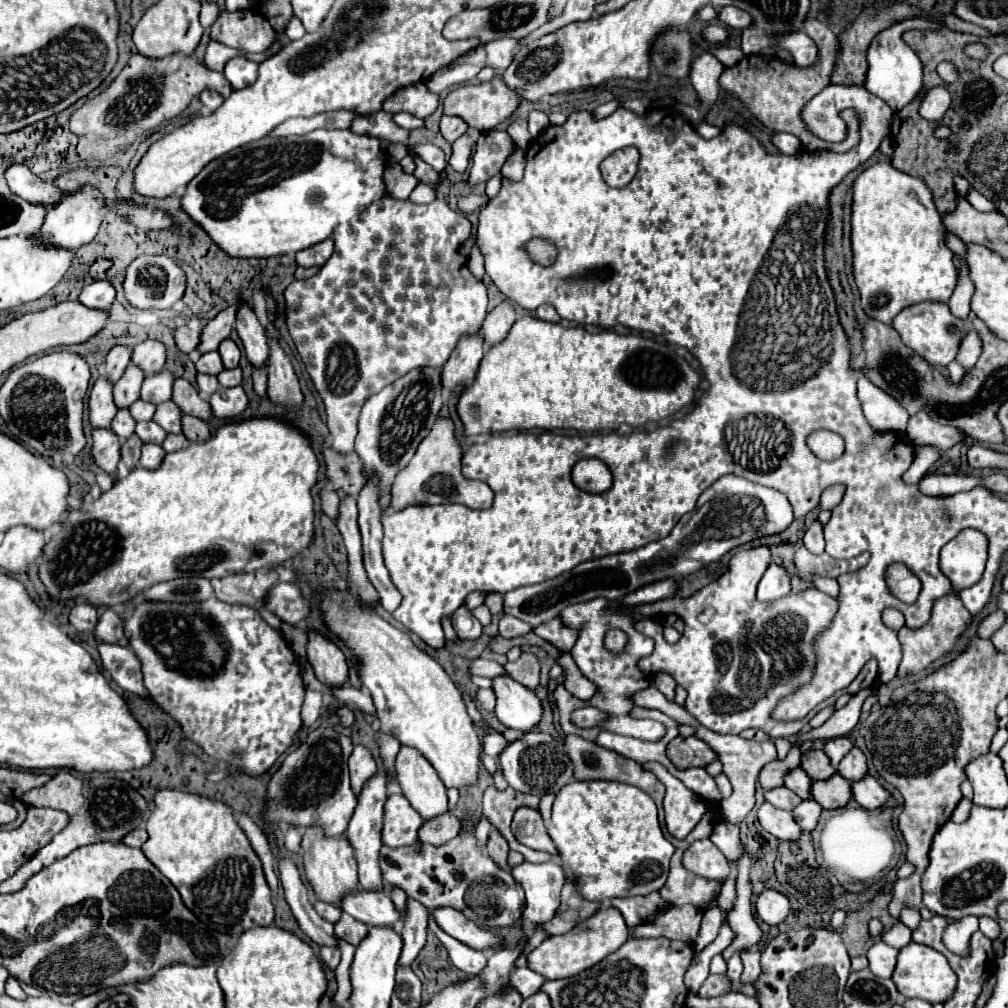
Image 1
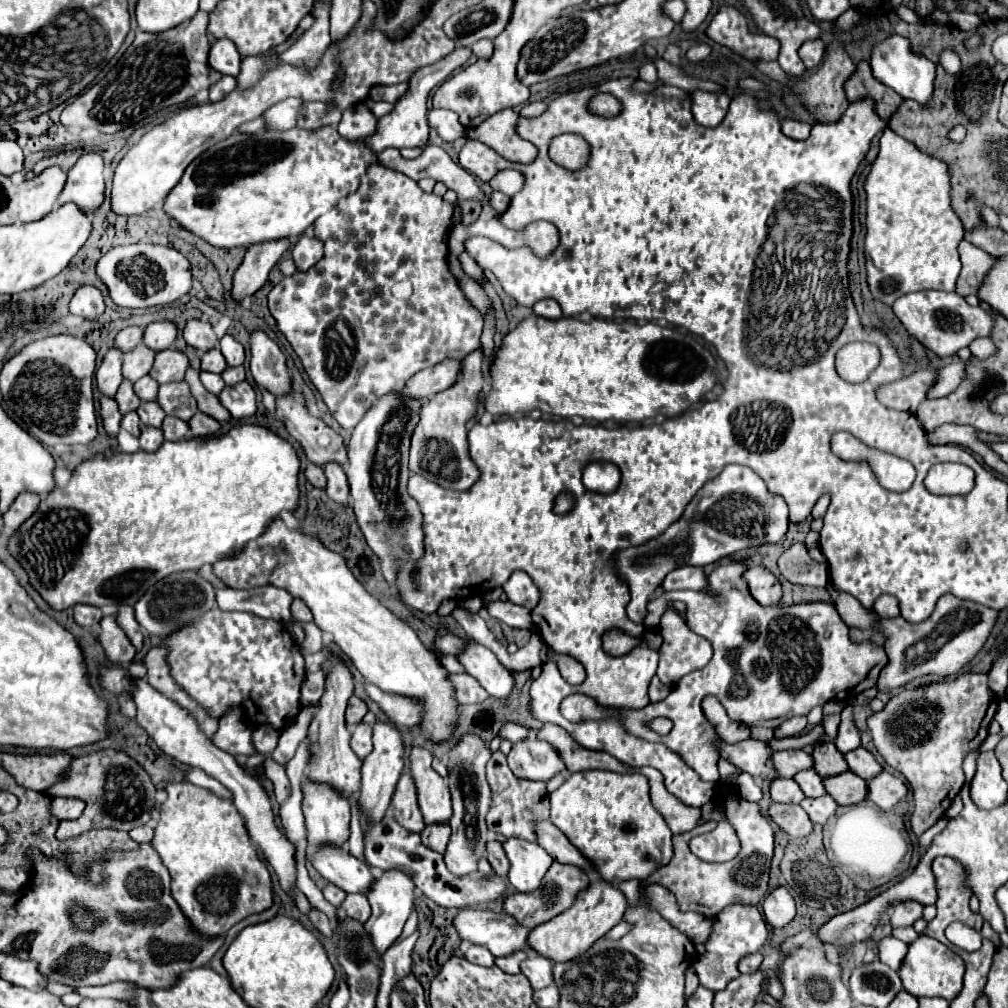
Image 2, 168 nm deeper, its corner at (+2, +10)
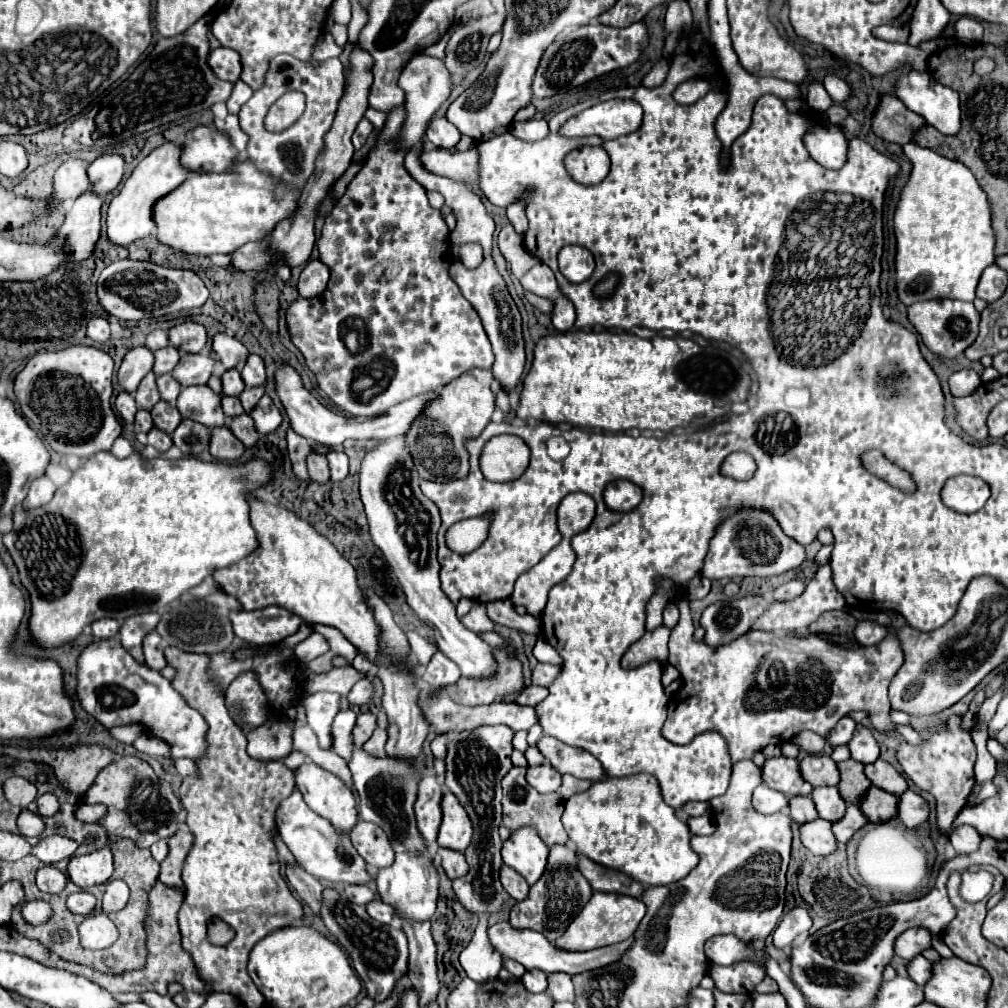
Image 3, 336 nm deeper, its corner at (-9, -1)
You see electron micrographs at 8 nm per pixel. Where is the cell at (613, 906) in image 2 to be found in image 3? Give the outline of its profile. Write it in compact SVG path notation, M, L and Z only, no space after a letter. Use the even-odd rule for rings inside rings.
M593 892L591 900L583 906L579 916L569 924L563 936L555 940L555 946L575 952L575 950L593 950L593 948L601 948L607 944L617 944L625 940L627 936L635 934L643 916L645 916L645 904L633 896Z

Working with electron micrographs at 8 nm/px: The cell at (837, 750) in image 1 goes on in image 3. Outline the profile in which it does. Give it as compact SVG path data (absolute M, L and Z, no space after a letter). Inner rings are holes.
M857 726L855 734L849 742L849 750L851 750L851 758L861 764L869 764L879 758L879 744L875 742L871 730L867 730L863 726Z

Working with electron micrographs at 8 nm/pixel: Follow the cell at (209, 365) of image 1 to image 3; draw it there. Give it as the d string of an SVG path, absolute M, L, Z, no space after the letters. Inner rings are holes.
M227 370L221 376L221 382L223 382L223 394L227 394L227 396L239 396L245 390L245 384L237 370Z

